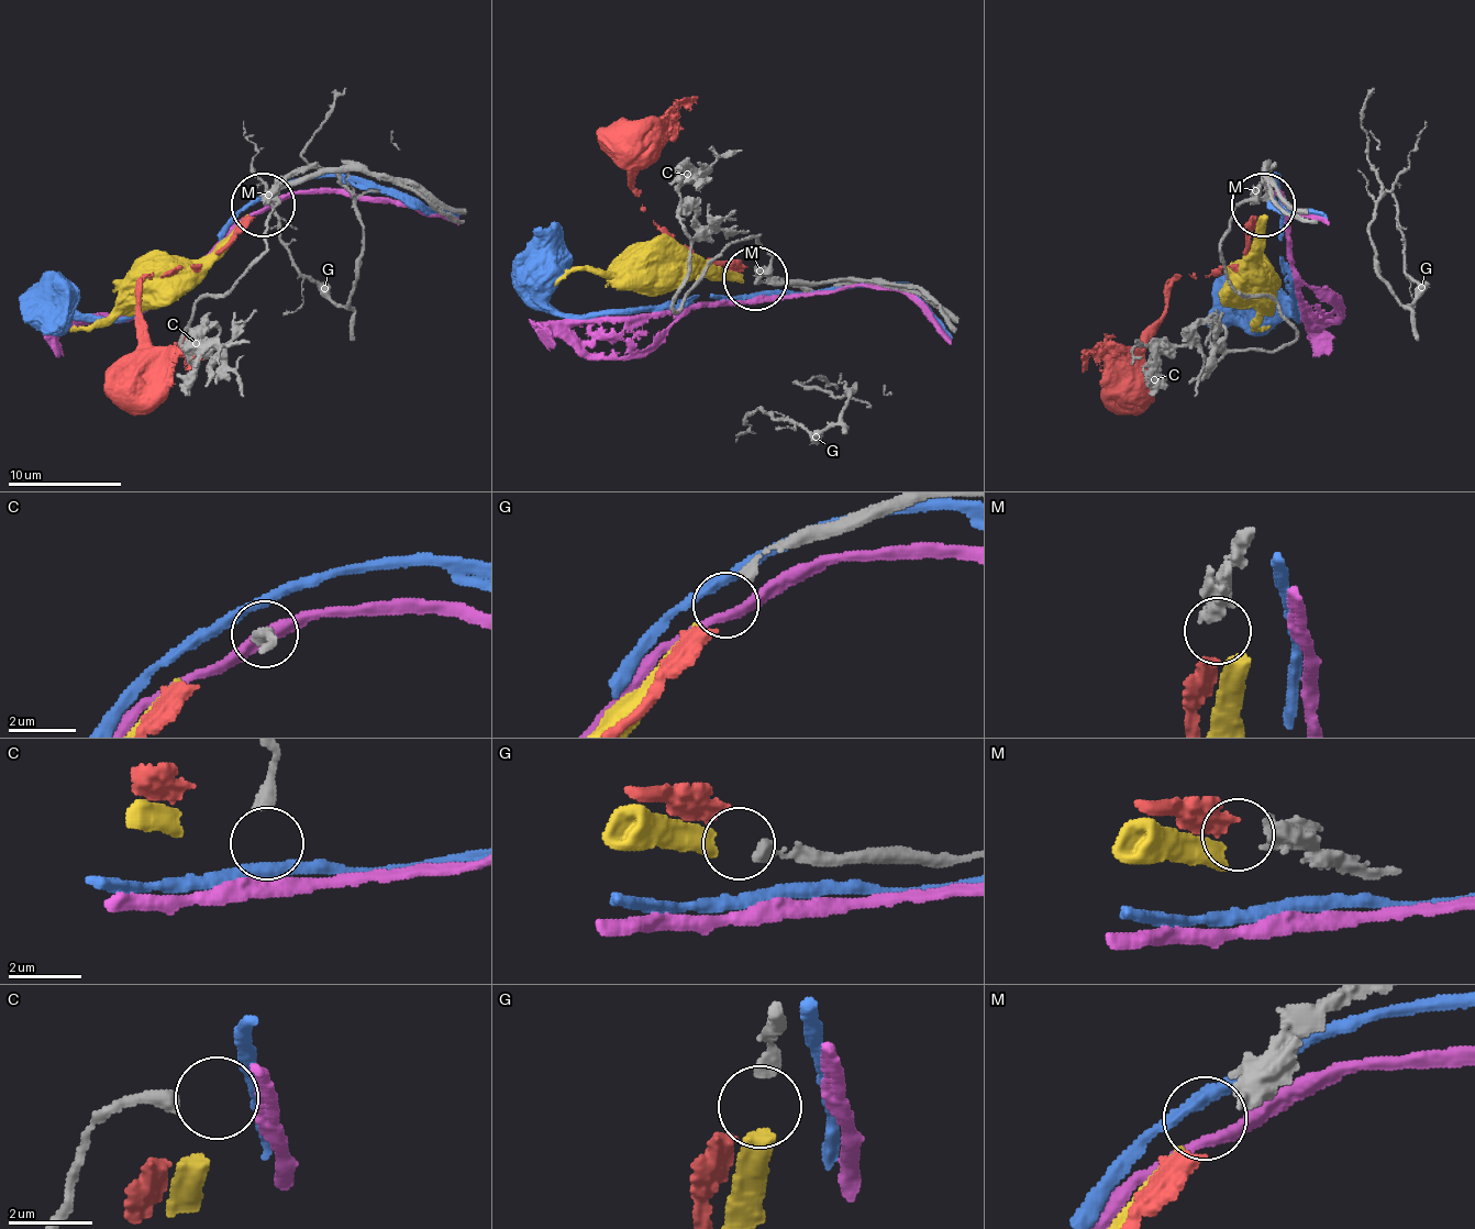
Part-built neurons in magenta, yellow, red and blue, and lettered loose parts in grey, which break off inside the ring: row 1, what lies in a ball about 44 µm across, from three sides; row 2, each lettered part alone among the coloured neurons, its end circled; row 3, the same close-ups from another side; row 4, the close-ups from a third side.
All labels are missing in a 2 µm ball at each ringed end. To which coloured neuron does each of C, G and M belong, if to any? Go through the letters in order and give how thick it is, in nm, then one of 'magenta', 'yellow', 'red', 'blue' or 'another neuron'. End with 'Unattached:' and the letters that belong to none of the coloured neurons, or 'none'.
C: calibre 400 nm; another neuron
G: calibre 320 nm; yellow
M: calibre 600 nm; red
Unattached: C

